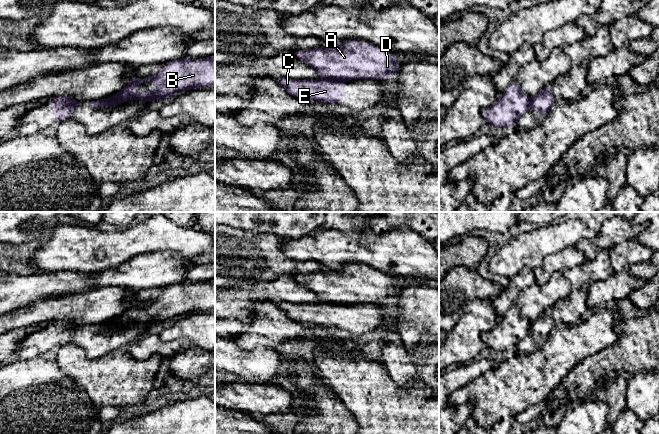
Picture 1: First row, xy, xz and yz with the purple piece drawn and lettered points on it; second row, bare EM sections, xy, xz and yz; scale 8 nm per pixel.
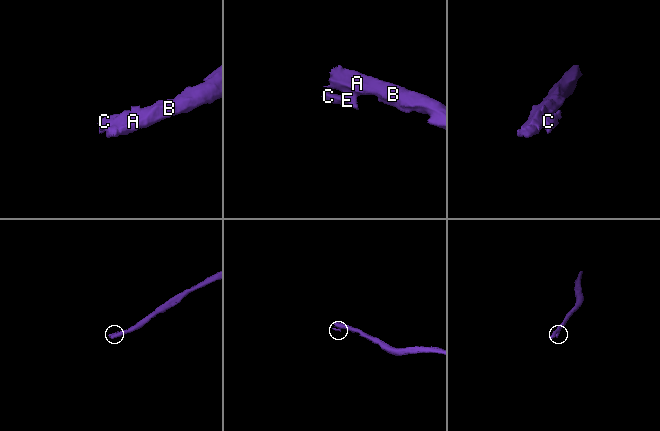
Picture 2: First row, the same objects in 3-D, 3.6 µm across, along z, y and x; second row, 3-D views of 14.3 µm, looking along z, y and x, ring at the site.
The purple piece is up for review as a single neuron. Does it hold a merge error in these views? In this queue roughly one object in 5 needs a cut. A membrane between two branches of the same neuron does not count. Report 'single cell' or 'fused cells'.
fused cells

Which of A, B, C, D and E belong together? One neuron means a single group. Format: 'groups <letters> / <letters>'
groups A B D / C E

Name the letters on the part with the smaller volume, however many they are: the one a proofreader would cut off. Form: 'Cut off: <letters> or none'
Cut off: C, E

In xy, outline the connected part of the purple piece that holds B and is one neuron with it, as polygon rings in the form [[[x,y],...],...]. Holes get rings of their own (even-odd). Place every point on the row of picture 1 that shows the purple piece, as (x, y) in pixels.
[[[215,54],[204,59],[174,59],[168,61],[158,73],[139,79],[130,77],[130,82],[113,96],[109,97],[111,105],[119,105],[128,100],[167,101],[170,97],[190,89],[208,89],[215,84]],[[149,81],[157,84],[155,90],[142,90],[135,93],[133,90]]]

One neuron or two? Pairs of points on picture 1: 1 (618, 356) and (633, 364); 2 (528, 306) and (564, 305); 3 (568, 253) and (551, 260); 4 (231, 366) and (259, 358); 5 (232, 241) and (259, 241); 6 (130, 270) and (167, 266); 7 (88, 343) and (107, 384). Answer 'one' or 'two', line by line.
1: one
2: two
3: one
4: one
5: one
6: one
7: two

